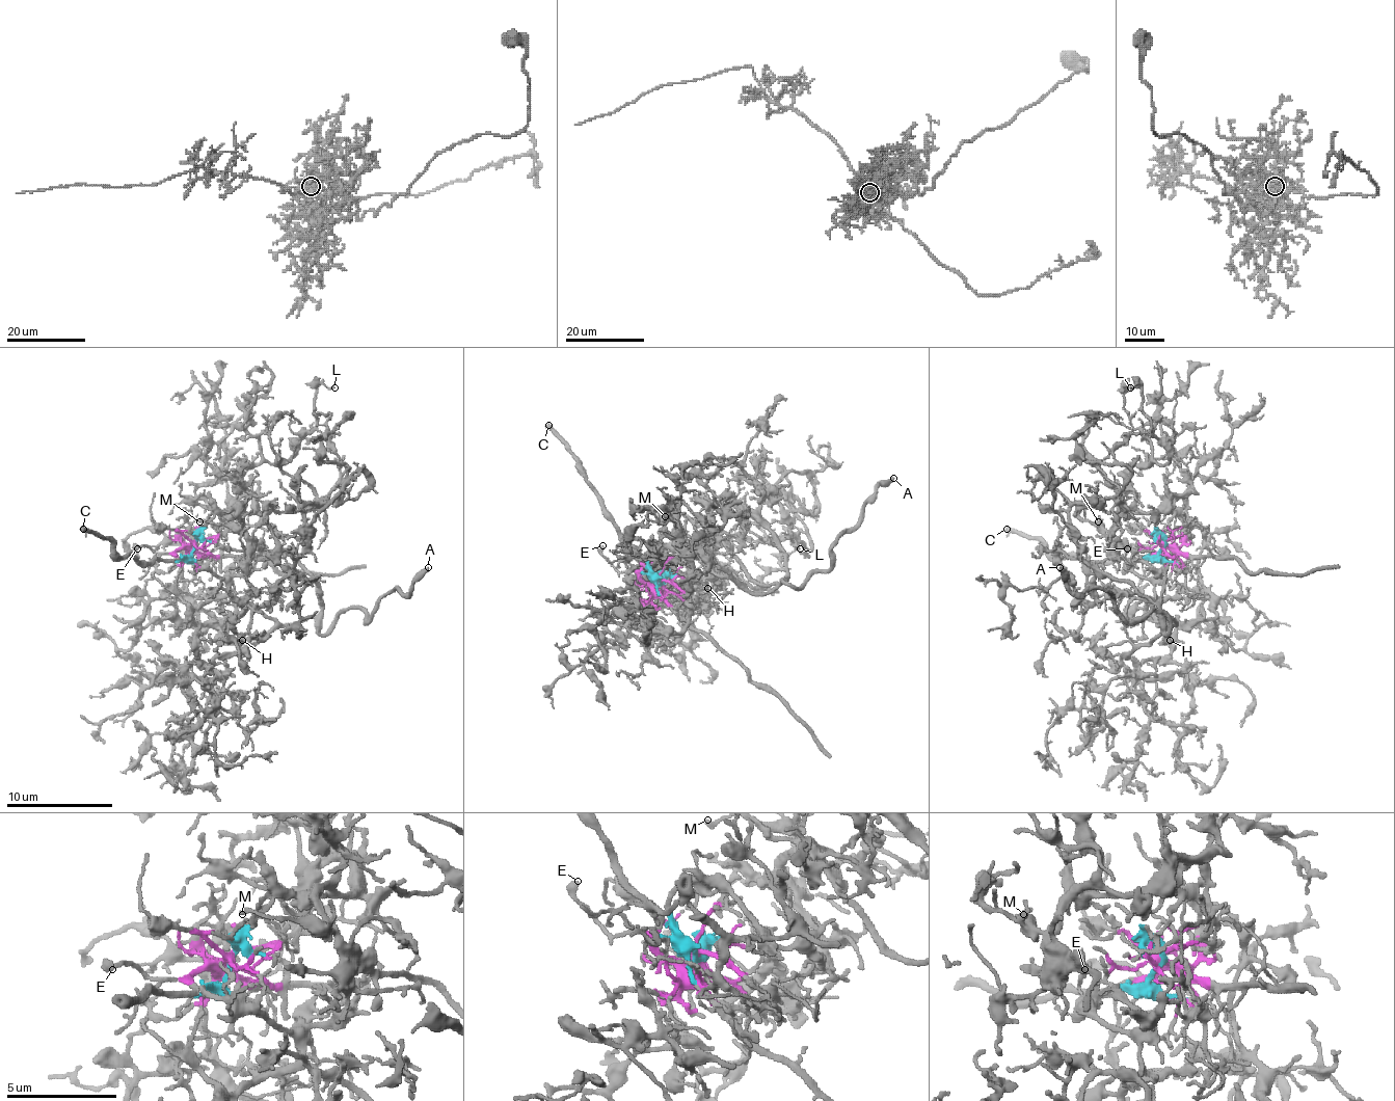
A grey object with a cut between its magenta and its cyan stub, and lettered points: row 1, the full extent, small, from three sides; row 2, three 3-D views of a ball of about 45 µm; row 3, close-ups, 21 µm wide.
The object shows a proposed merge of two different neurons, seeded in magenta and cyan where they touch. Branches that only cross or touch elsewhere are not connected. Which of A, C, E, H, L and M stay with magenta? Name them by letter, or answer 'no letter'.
C, E

